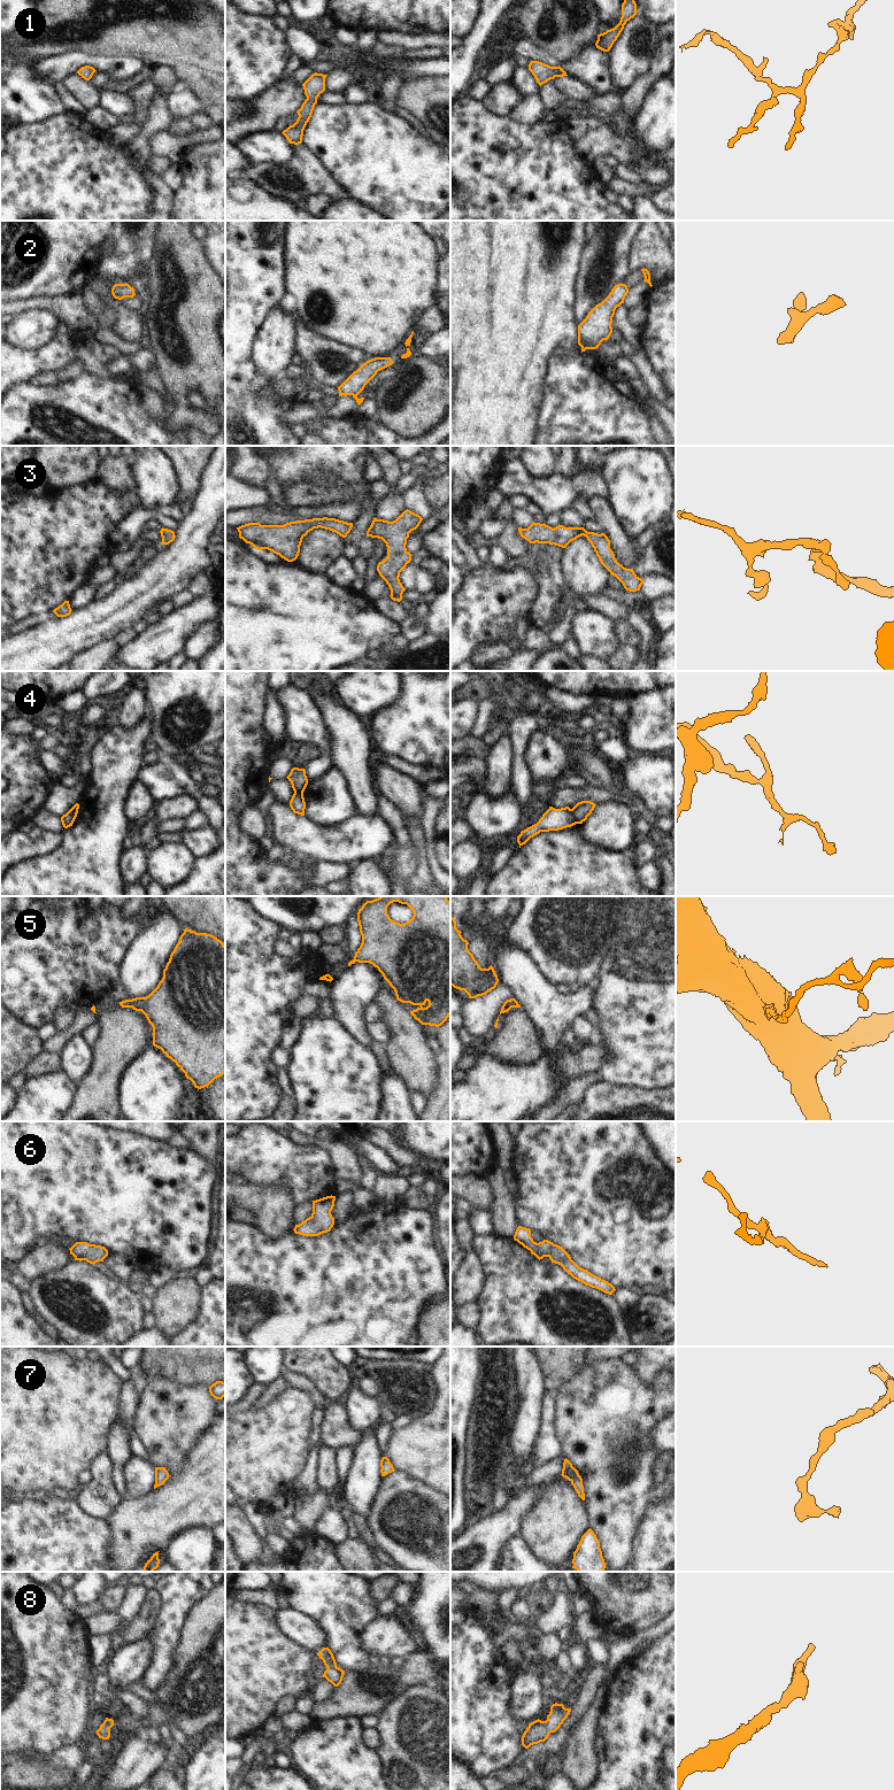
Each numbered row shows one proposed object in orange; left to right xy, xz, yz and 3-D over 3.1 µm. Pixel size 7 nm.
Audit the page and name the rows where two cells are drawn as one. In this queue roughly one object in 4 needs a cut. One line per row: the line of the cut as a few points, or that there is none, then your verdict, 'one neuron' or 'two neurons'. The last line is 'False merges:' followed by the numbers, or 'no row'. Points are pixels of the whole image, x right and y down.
1: no cut; one neuron
2: no cut; one neuron
3: no cut; one neuron
4: cut in yz along (570, 809), (577, 823); two neurons
5: no cut; one neuron
6: no cut; one neuron
7: no cut; one neuron
8: no cut; one neuron
False merges: 4

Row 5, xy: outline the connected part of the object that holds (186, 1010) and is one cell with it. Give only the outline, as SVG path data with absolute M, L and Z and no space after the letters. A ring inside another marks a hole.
M185 928L157 987L146 997L125 1000L120 1005L146 1016L153 1027L153 1046L175 1062L195 1088L208 1088L225 1073L225 944L214 935Z

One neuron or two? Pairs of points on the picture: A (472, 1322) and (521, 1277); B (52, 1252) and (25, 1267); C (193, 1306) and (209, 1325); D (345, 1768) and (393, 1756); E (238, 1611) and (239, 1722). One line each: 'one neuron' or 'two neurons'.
A: two neurons
B: one neuron
C: two neurons
D: two neurons
E: one neuron

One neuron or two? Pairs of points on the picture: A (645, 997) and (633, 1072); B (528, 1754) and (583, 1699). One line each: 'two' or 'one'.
A: one
B: one

